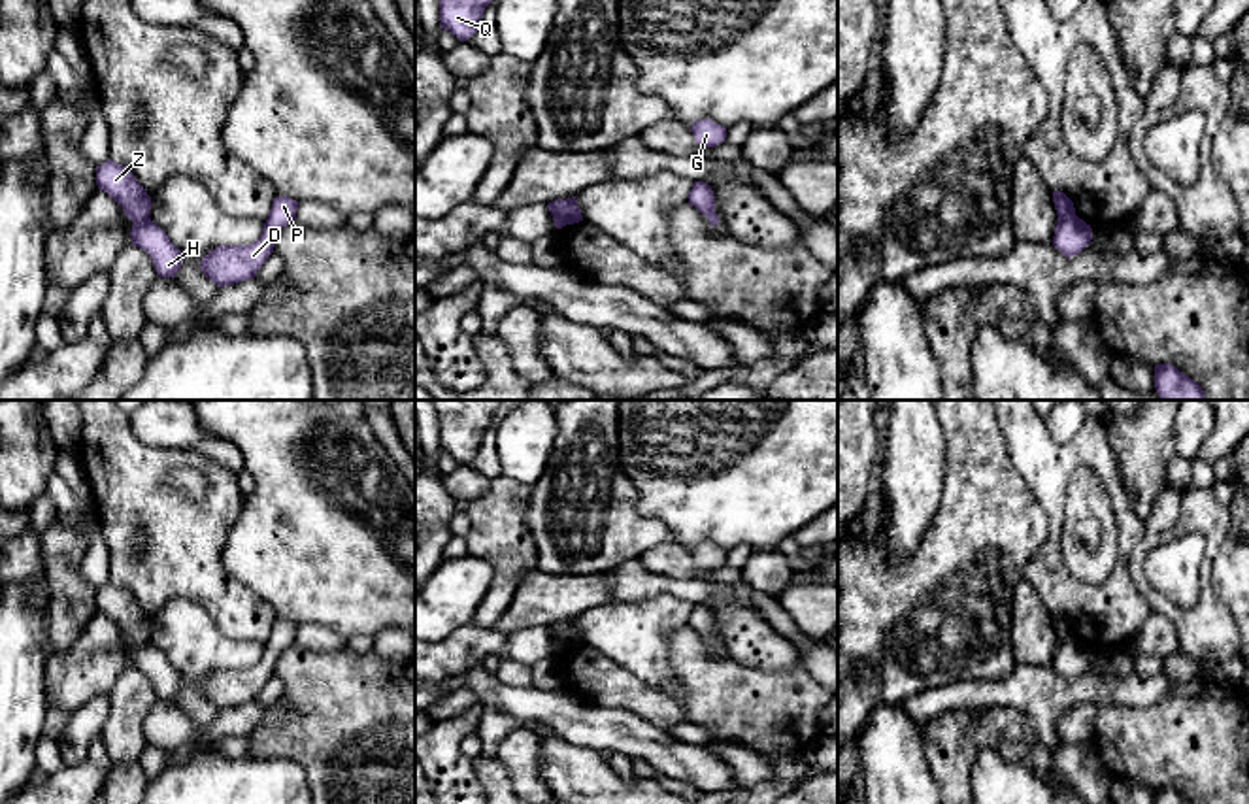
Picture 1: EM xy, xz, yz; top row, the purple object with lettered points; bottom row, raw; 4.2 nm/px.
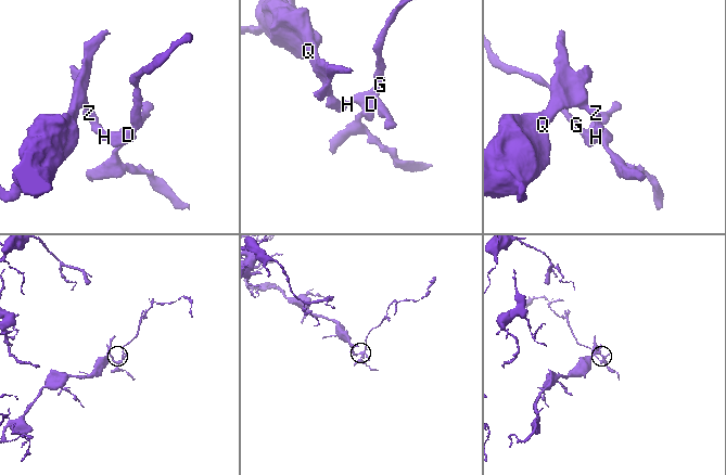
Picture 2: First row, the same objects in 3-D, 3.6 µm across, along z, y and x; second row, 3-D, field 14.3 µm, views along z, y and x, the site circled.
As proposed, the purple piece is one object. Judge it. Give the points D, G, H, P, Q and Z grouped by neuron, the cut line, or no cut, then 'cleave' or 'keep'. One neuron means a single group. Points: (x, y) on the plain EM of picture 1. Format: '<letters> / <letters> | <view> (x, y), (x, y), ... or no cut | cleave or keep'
D G H P / Q Z | yz (1074, 636), (1059, 644) | cleave

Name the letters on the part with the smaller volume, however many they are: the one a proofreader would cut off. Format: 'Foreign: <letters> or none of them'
Foreign: D, G, H, P

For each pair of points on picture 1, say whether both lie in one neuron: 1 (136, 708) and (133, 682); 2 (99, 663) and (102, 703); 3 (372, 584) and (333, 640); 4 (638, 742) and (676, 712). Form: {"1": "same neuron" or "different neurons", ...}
{"1": "same neuron", "2": "different neurons", "3": "different neurons", "4": "different neurons"}

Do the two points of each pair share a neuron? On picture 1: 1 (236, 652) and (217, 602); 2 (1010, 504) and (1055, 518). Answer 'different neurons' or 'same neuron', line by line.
1: different neurons
2: different neurons

